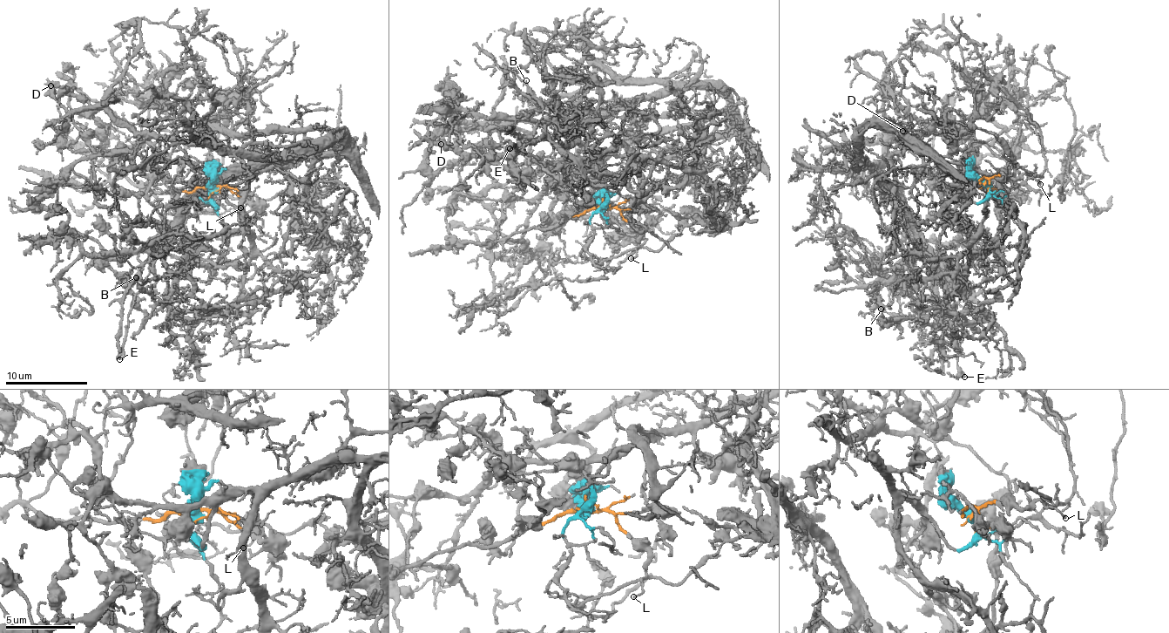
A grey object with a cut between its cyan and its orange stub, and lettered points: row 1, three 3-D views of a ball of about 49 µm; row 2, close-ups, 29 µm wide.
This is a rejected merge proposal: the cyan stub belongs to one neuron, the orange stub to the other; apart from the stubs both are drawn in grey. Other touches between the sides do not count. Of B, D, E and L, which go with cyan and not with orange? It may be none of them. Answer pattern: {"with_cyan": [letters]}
{"with_cyan": ["B", "D"]}

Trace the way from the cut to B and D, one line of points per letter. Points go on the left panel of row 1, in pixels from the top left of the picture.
B: (211, 187), (215, 207), (230, 180), (248, 178), (244, 290), (262, 296), (218, 316), (180, 317), (135, 277)
D: (211, 187), (215, 207), (230, 180), (334, 153), (336, 134), (224, 154), (70, 110), (50, 85)

